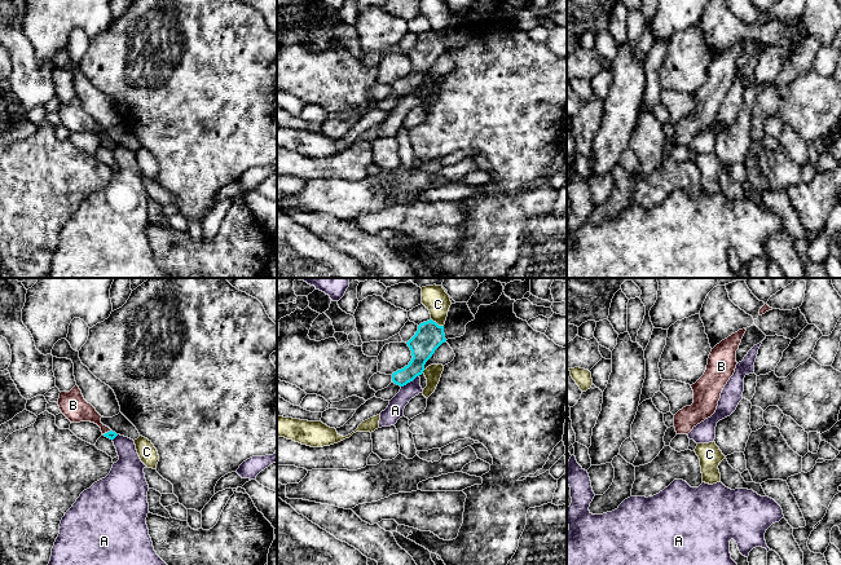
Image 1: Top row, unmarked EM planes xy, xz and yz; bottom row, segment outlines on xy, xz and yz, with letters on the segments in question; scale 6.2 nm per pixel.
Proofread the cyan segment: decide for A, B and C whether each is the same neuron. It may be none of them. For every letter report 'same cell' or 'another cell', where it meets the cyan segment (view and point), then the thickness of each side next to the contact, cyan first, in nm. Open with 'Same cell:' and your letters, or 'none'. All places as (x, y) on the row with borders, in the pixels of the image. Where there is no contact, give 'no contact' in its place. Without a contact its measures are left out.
Same cell: B
A: another cell | xz (409, 382) | 160/110 nm
B: same cell | xy (108, 432) | 50/160 nm
C: another cell | xz (436, 323) | 170/160 nm

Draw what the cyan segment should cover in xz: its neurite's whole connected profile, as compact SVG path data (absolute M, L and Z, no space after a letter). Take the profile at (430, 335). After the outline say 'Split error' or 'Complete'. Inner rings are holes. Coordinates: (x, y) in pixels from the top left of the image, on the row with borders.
M432 319L420 323L415 335L406 343L413 358L408 366L392 374L392 381L404 387L422 375L426 362L445 341L444 326L439 326Z. Complete

